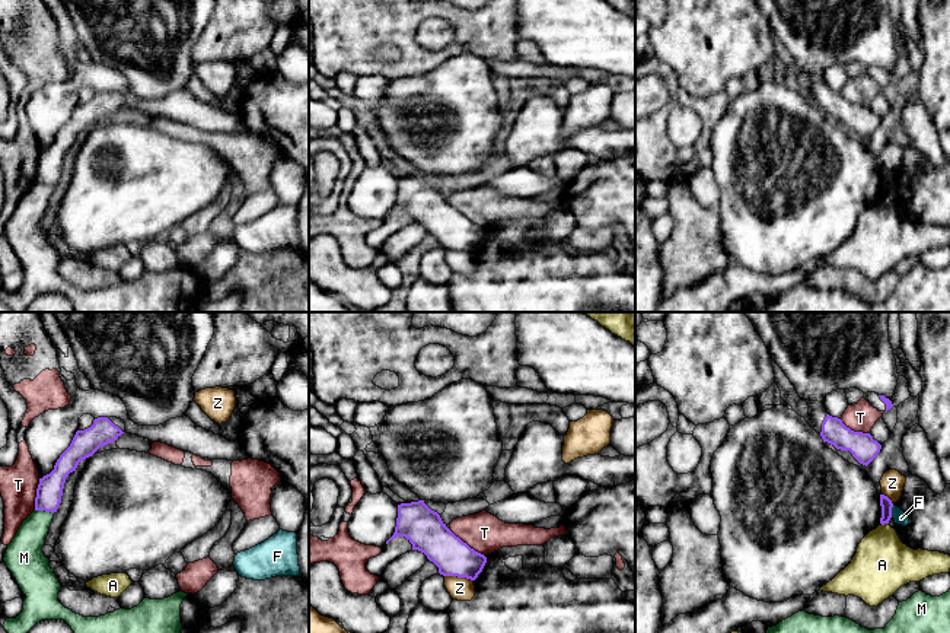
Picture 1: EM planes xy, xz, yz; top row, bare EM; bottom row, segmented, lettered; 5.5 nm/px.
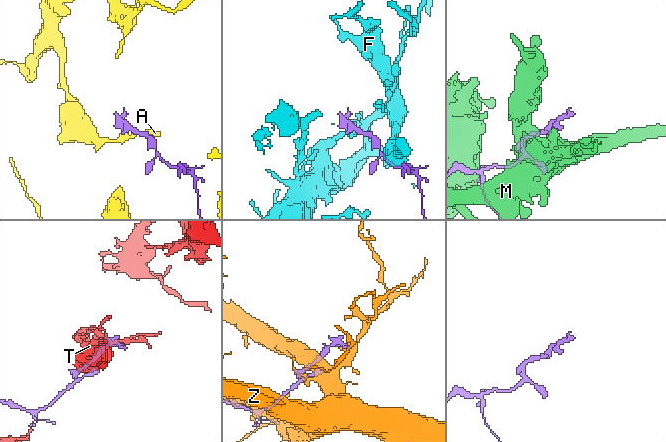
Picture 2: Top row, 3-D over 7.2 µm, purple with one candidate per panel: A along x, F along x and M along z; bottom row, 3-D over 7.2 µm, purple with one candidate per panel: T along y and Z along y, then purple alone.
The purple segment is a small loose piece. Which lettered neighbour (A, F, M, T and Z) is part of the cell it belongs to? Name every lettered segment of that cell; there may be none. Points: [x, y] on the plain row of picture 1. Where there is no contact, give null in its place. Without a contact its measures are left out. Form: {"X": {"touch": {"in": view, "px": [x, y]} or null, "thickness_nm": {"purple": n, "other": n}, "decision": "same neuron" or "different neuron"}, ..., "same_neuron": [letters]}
{"A": {"touch": {"in": "yz", "px": [885, 196]}, "thickness_nm": {"purple": 70, "other": 320}, "decision": "different neuron"}, "F": {"touch": {"in": "yz", "px": [890, 184]}, "thickness_nm": {"purple": 70, "other": 80}, "decision": "different neuron"}, "M": {"touch": {"in": "xy", "px": [44, 183]}, "thickness_nm": {"purple": 140, "other": 190}, "decision": "different neuron"}, "T": {"touch": {"in": "xz", "px": [465, 216]}, "thickness_nm": {"purple": 220, "other": 220}, "decision": "different neuron"}, "Z": {"touch": {"in": "xz", "px": [459, 250]}, "thickness_nm": {"purple": 200, "other": 130}, "decision": "different neuron"}, "same_neuron": []}

